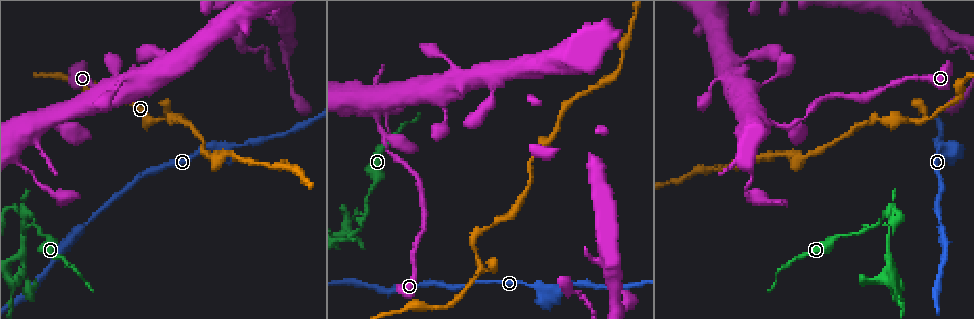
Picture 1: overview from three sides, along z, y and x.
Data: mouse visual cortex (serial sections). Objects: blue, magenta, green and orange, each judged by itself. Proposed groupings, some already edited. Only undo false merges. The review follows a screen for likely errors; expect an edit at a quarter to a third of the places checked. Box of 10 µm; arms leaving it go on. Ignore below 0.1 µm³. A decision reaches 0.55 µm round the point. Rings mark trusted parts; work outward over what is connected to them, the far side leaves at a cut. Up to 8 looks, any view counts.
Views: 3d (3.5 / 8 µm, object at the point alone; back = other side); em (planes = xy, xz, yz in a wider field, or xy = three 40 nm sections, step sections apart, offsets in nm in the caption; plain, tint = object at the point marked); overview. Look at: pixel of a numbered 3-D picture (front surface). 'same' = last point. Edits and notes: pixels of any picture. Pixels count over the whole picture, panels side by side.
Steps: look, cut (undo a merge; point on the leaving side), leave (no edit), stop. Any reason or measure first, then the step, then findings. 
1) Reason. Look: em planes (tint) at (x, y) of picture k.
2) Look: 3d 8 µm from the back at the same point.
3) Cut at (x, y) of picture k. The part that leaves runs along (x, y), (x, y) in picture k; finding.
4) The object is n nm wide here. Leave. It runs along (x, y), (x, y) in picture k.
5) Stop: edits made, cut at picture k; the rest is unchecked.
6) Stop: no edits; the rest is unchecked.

Abrupt turn. Look: 3d 3.5 µm at (475, 239) of picture 1.

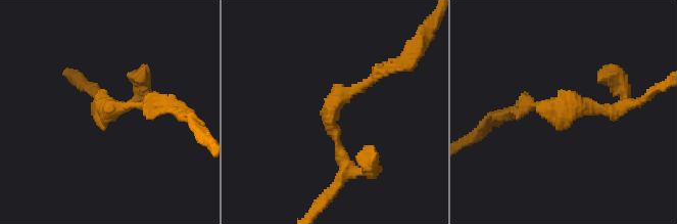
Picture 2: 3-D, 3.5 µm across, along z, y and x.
The arms are 150, 200 nm wide. Look: em xy step 1 (tint) at (561, 108) of picture 2.

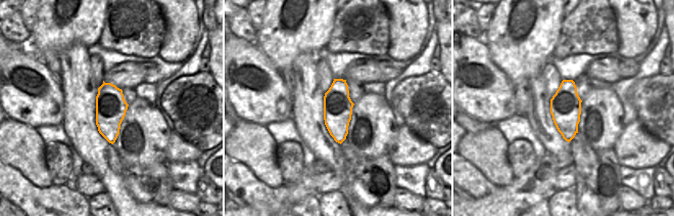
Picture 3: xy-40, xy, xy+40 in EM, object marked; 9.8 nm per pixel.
Leave. It runs along (343, 172), (331, 106), (384, 70) in picture 2; all the same cell.

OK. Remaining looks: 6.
Look: 3d 8 µm at (241, 147) of picture 1.

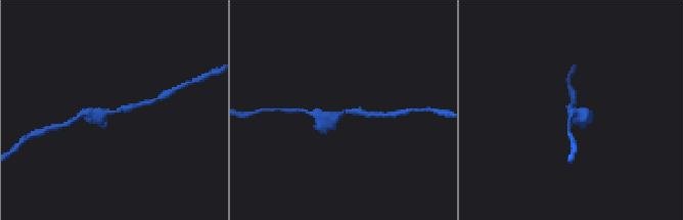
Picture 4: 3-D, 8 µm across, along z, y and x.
Zoom in. Look: 3d 3.5 µm from the back at the same point.

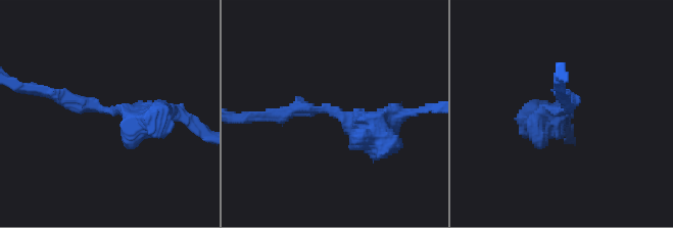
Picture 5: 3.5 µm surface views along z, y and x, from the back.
The arms are 200, 350 nm wide. Look: em xy step 3 (tint) at (562, 108) of picture 5.

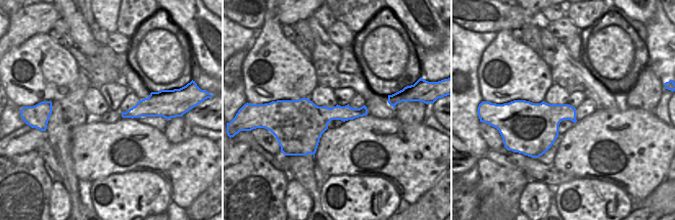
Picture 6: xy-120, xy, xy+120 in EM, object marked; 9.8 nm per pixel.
Leave. It runs along (166, 111), (107, 111), (41, 89) in picture 5; one cell here.

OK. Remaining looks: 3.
Abrupt turn. Look: 3d 3.5 µm at (385, 137) of picture 1.

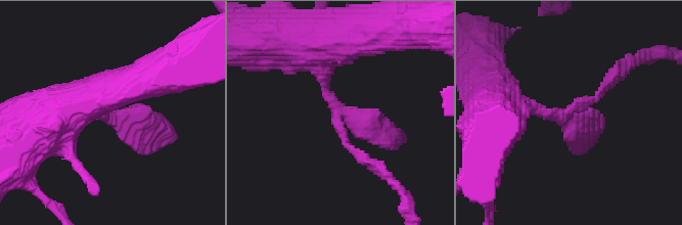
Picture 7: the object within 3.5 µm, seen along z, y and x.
Shape alone is not enough. Look: em xy step 1 (plain) at (569, 113) of picture 7.

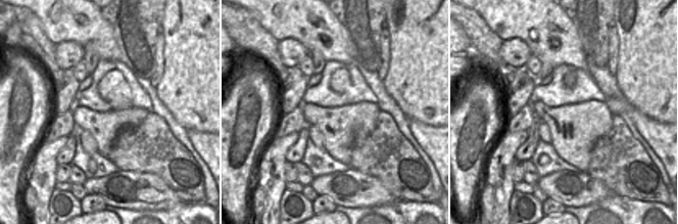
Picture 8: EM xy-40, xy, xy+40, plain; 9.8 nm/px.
Look: em xy step 1 (tint) at the same point.

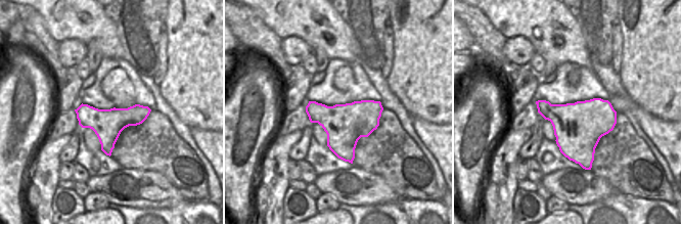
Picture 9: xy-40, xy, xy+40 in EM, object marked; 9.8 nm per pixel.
Leave. It runs along (362, 158), (344, 141), (321, 52) in picture 7; all the same cell.

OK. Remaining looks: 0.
Stop: no edits; the rest is unchecked.

